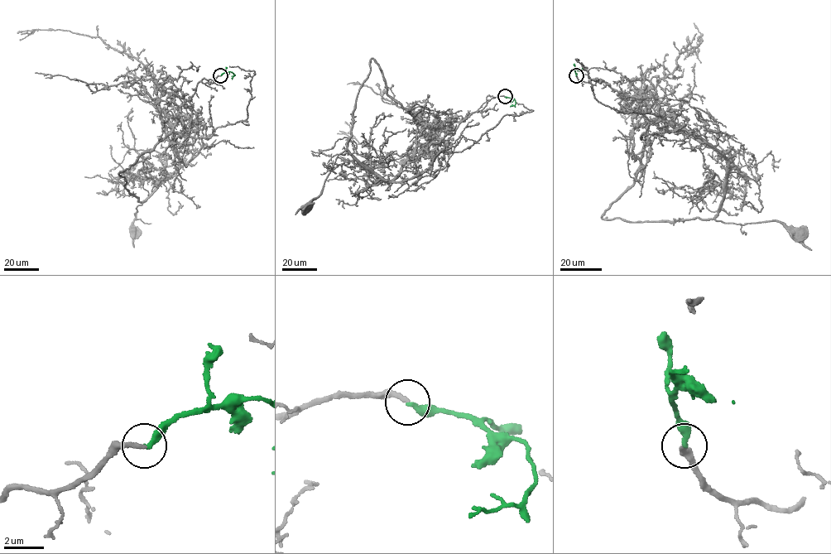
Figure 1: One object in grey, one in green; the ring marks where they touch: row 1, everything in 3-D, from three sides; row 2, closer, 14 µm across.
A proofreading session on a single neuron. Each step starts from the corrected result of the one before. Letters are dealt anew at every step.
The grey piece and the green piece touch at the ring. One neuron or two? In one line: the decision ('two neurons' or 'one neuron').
one neuron

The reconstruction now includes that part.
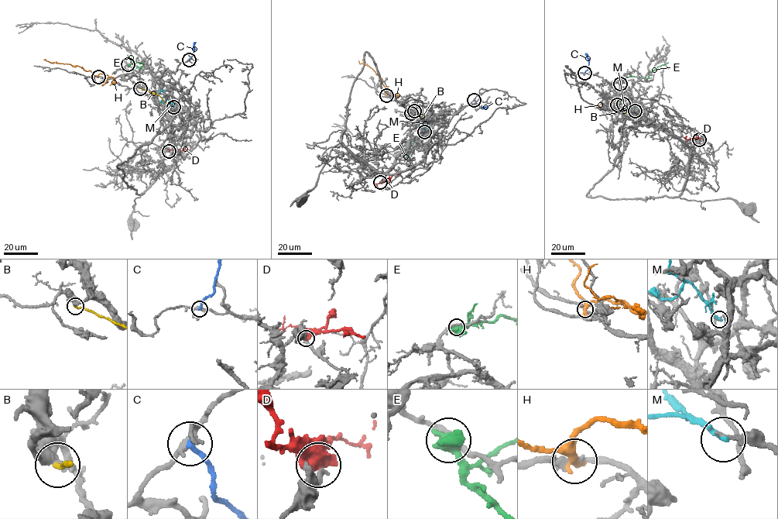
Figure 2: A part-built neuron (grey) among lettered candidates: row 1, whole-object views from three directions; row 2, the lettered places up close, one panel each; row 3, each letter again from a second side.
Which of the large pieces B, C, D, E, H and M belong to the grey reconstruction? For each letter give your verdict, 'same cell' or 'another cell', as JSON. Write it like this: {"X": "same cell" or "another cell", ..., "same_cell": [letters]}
{"B": "another cell", "C": "another cell", "D": "same cell", "E": "another cell", "H": "another cell", "M": "another cell", "same_cell": ["D"]}

